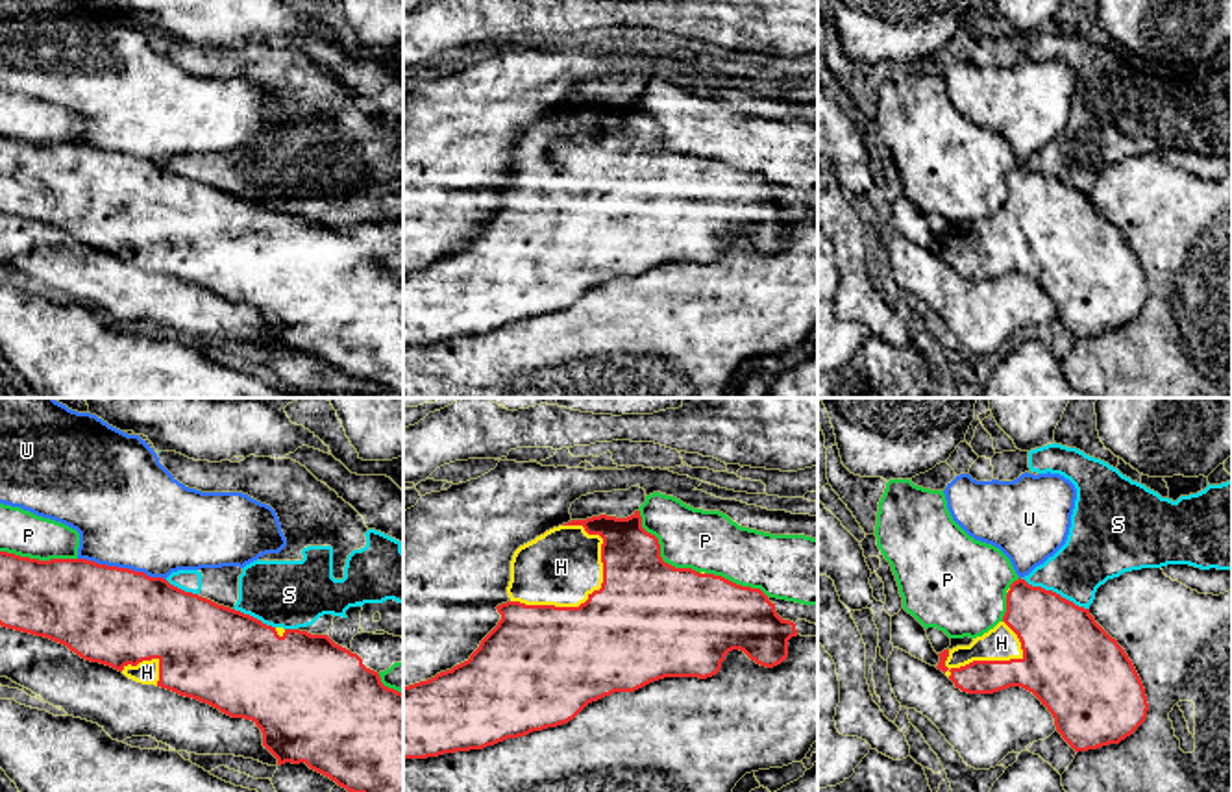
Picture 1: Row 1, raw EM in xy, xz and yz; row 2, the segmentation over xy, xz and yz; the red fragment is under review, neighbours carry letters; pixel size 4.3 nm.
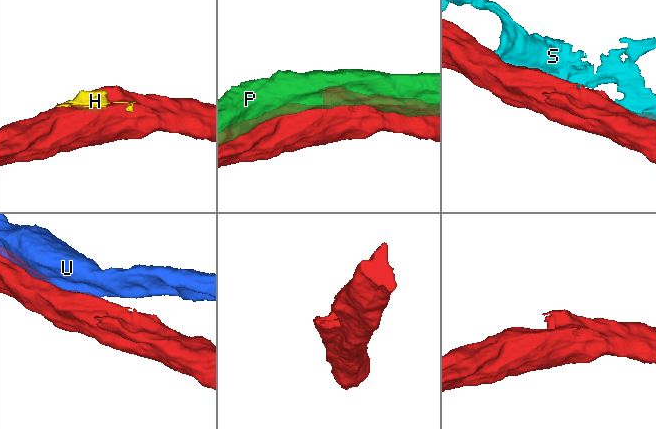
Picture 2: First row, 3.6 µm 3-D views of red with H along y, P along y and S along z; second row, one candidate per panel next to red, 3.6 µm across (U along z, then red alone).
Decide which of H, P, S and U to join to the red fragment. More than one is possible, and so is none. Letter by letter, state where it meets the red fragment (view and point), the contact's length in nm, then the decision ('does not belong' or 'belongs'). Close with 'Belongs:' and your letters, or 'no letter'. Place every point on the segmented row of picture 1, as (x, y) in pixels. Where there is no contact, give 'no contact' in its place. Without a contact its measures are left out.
H: contact xz (581, 604); length 500 nm; belongs
P: contact xz (659, 552); length 400 nm; does not belong
S: contact yz (1055, 593); length 340 nm; does not belong
U: contact xy (123, 569); length 400 nm; does not belong
Belongs: H

